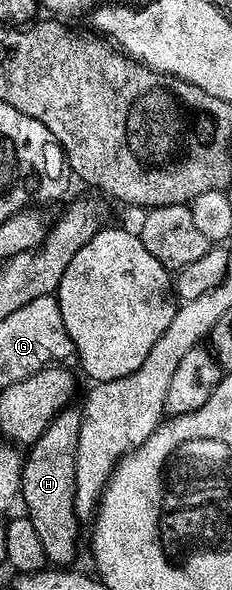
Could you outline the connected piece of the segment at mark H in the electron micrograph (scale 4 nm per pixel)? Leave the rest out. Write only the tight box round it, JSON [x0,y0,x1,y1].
[19,405,80,569]

